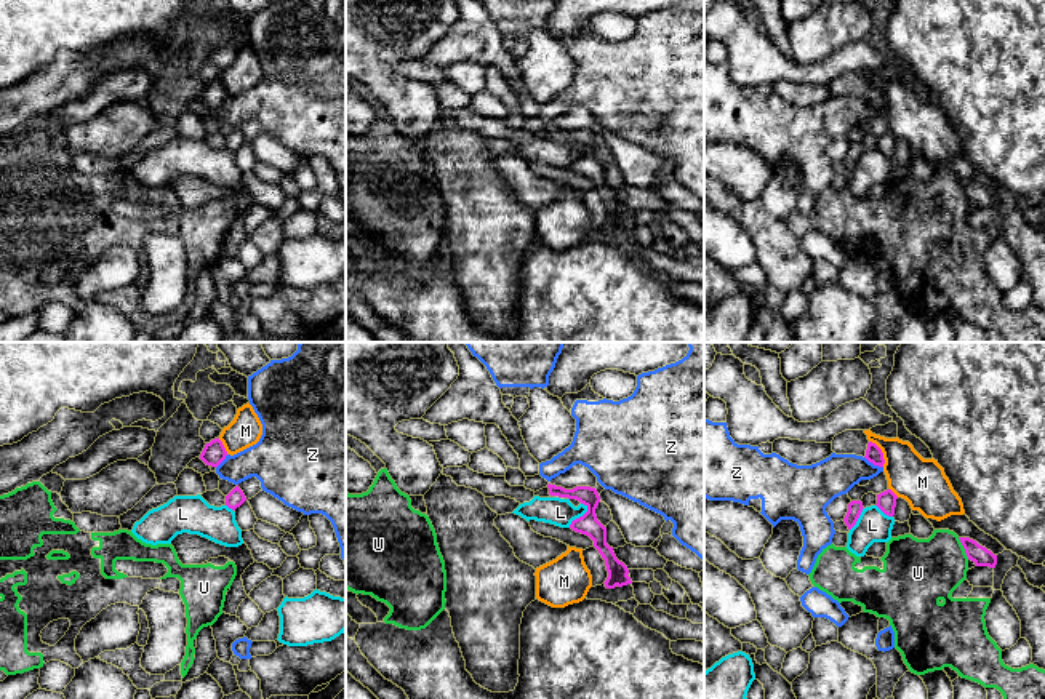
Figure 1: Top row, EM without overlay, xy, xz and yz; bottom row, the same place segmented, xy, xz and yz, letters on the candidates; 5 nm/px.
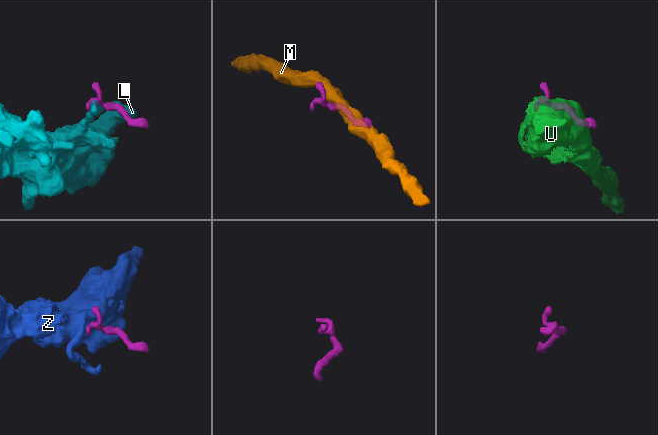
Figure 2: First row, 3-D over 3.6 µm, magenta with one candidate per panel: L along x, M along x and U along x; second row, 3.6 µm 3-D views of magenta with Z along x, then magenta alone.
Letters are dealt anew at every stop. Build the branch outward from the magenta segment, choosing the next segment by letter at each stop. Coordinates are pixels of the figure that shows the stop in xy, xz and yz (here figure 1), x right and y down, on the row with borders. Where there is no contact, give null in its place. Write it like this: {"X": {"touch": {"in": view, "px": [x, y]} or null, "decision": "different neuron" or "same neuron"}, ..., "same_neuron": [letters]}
{"L": {"touch": {"in": "xz", "px": [580, 517]}, "decision": "different neuron"}, "M": {"touch": {"in": "yz", "px": [882, 453]}, "decision": "different neuron"}, "U": {"touch": {"in": "yz", "px": [964, 547]}, "decision": "different neuron"}, "Z": {"touch": {"in": "yz", "px": [874, 464]}, "decision": "different neuron"}, "same_neuron": []}

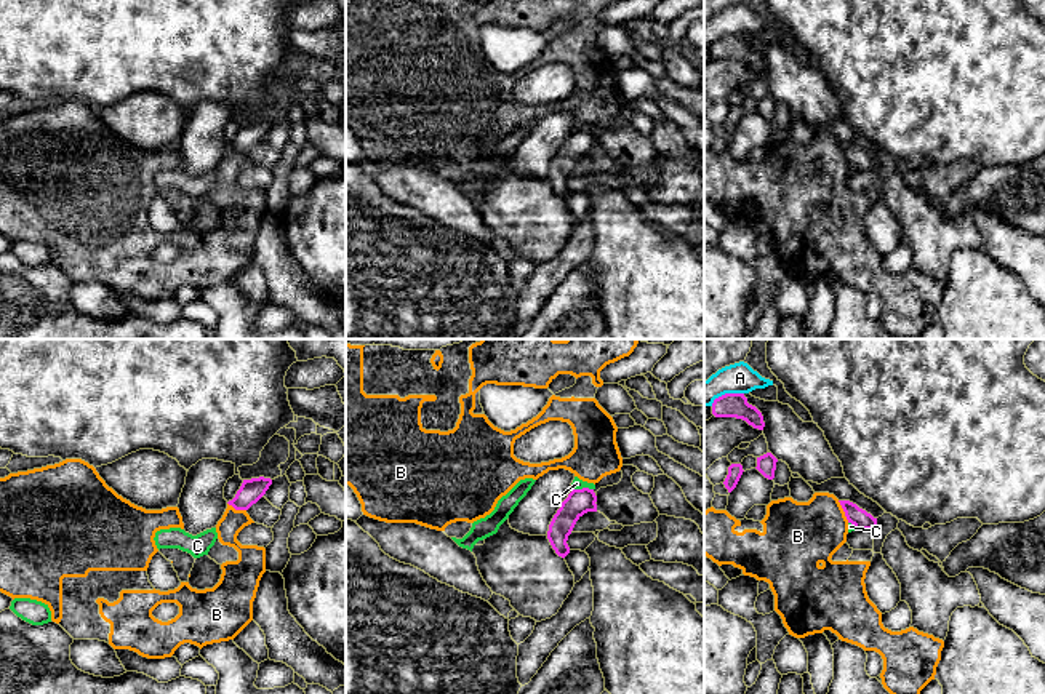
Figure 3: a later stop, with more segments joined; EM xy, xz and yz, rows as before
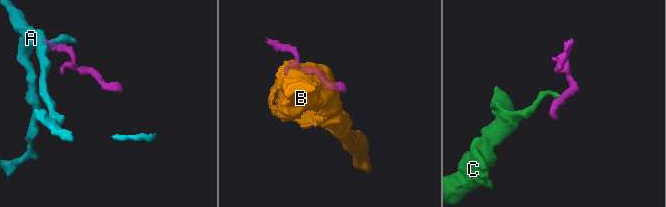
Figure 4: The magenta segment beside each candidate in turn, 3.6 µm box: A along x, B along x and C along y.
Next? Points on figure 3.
{"A": {"touch": {"in": "yz", "px": [725, 394]}, "decision": "different neuron"}, "B": {"touch": {"in": "yz", "px": [844, 510]}, "decision": "different neuron"}, "C": {"touch": {"in": "xz", "px": [583, 488]}, "decision": "different neuron"}, "same_neuron": []}

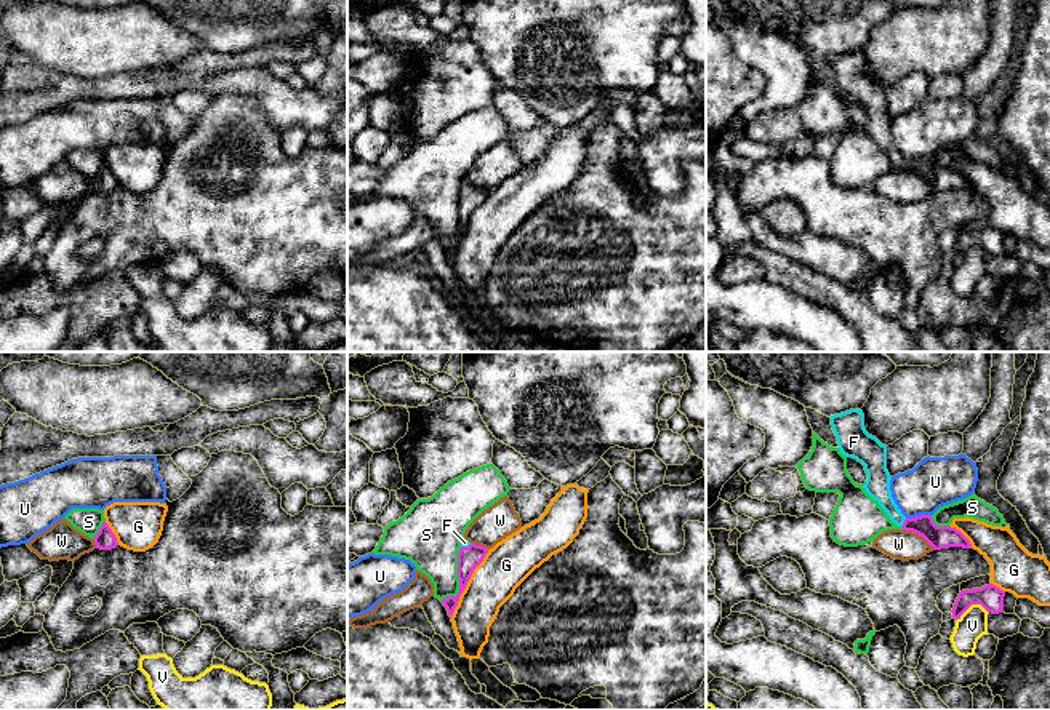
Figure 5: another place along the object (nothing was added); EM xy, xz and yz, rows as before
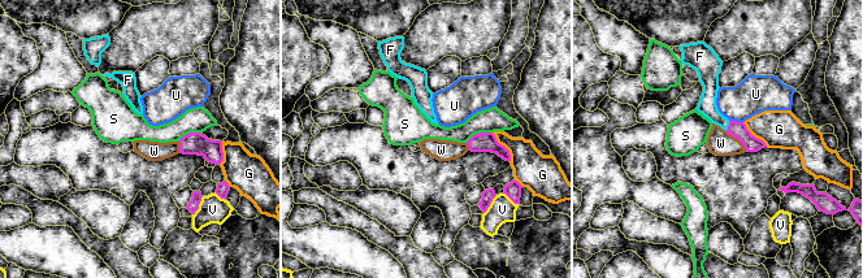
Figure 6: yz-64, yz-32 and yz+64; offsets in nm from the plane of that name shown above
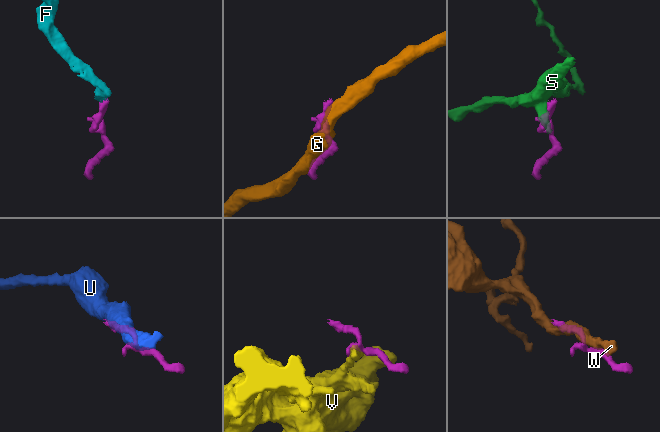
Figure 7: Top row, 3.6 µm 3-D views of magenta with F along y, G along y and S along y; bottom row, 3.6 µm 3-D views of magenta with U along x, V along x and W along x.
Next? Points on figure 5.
{"F": {"touch": {"in": "yz", "px": [905, 522]}, "decision": "same neuron"}, "G": {"touch": {"in": "xz", "px": [466, 584]}, "decision": "different neuron"}, "S": {"touch": {"in": "xz", "px": [458, 578]}, "decision": "different neuron"}, "U": {"touch": {"in": "yz", "px": [917, 517]}, "decision": "different neuron"}, "V": {"touch": {"in": "yz", "px": [972, 603]}, "decision": "different neuron"}, "W": {"touch": {"in": "yz", "px": [917, 533]}, "decision": "different neuron"}, "same_neuron": ["F"]}

